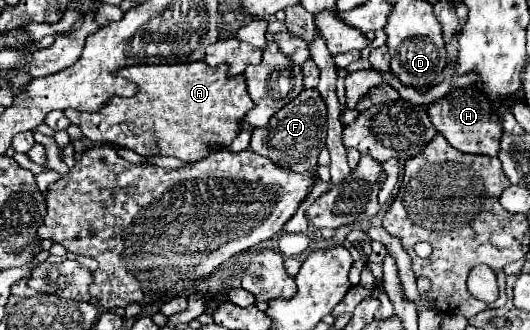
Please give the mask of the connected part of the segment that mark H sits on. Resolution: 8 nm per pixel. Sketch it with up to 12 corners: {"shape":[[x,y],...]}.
{"shape":[[475,88],[427,106],[465,154],[497,156],[501,122]]}

